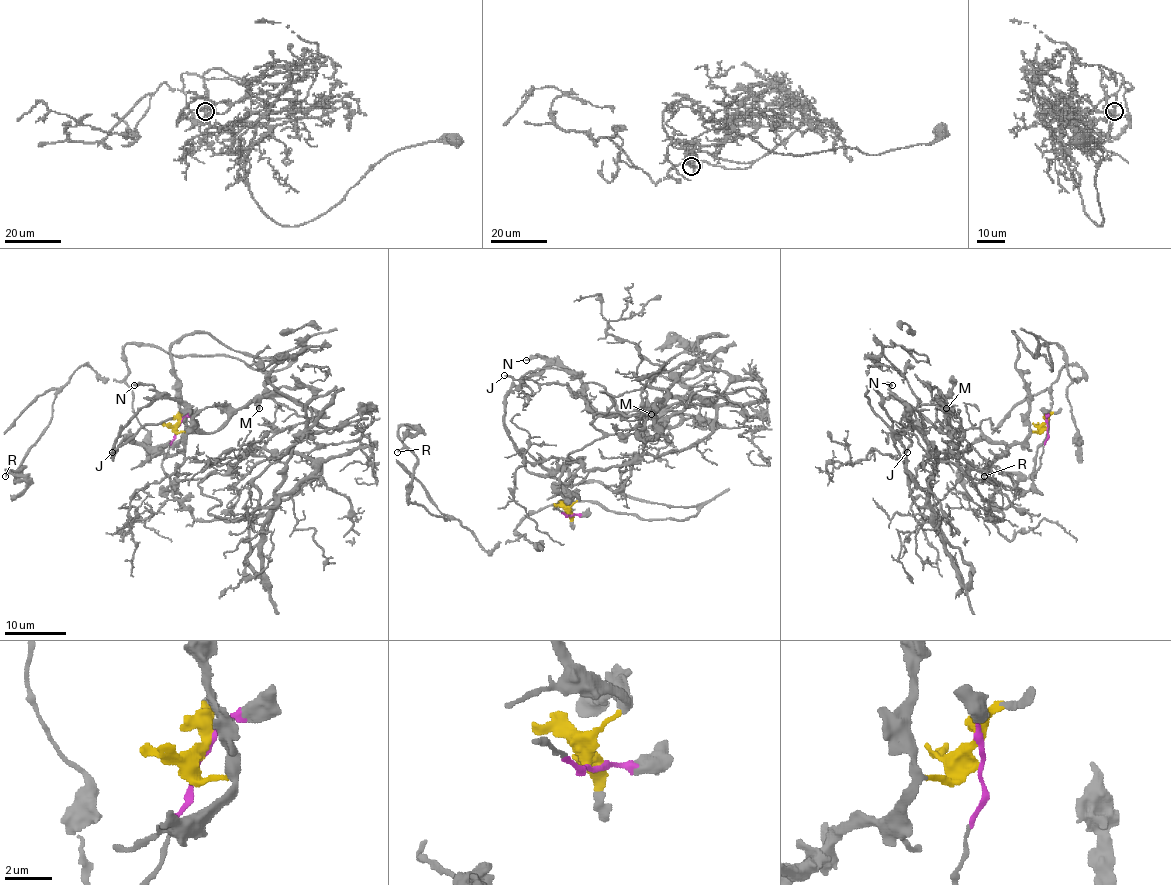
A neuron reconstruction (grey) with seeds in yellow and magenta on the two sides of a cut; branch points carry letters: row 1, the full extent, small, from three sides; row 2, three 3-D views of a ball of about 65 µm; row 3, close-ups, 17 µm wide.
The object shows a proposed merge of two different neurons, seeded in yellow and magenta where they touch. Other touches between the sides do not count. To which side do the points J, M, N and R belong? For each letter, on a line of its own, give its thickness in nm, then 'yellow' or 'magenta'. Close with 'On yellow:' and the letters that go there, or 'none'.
J: 180 nm thick; yellow
M: 240 nm thick; yellow
N: 240 nm thick; yellow
R: 120 nm thick; yellow
On yellow: J, M, N, R

